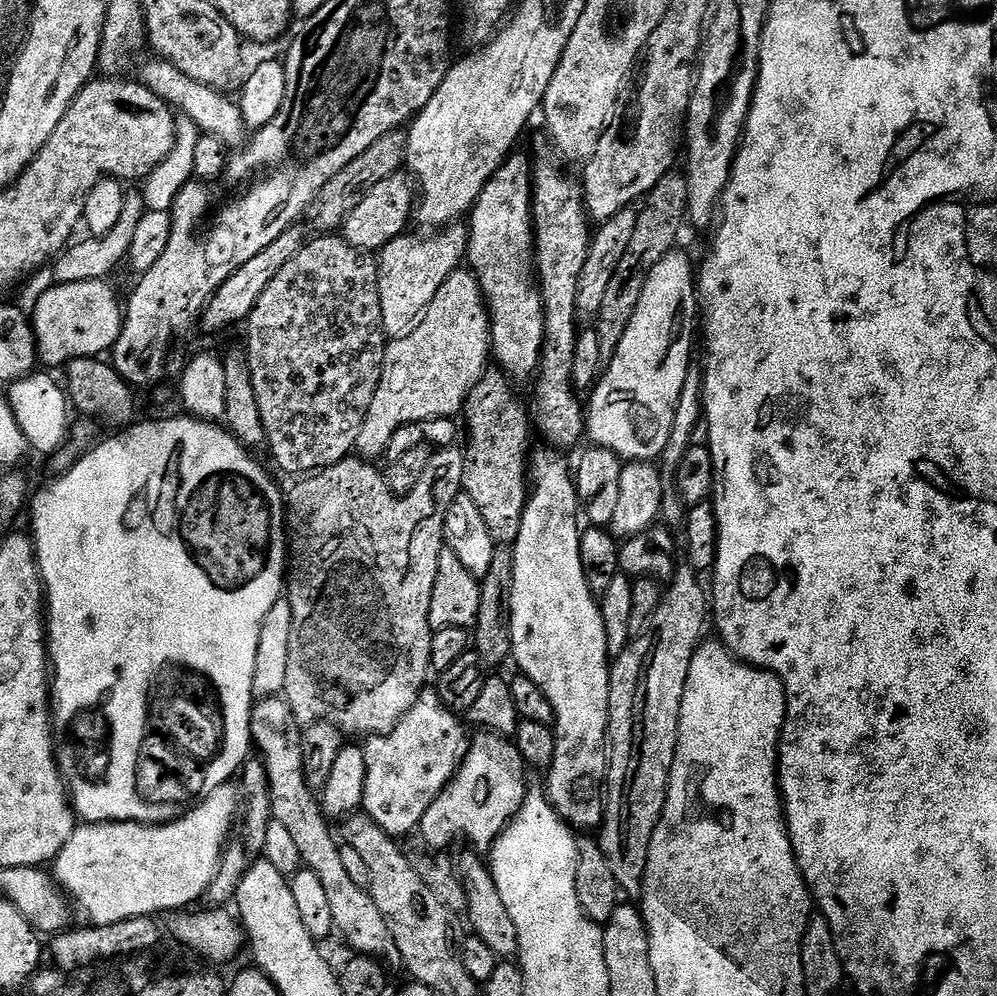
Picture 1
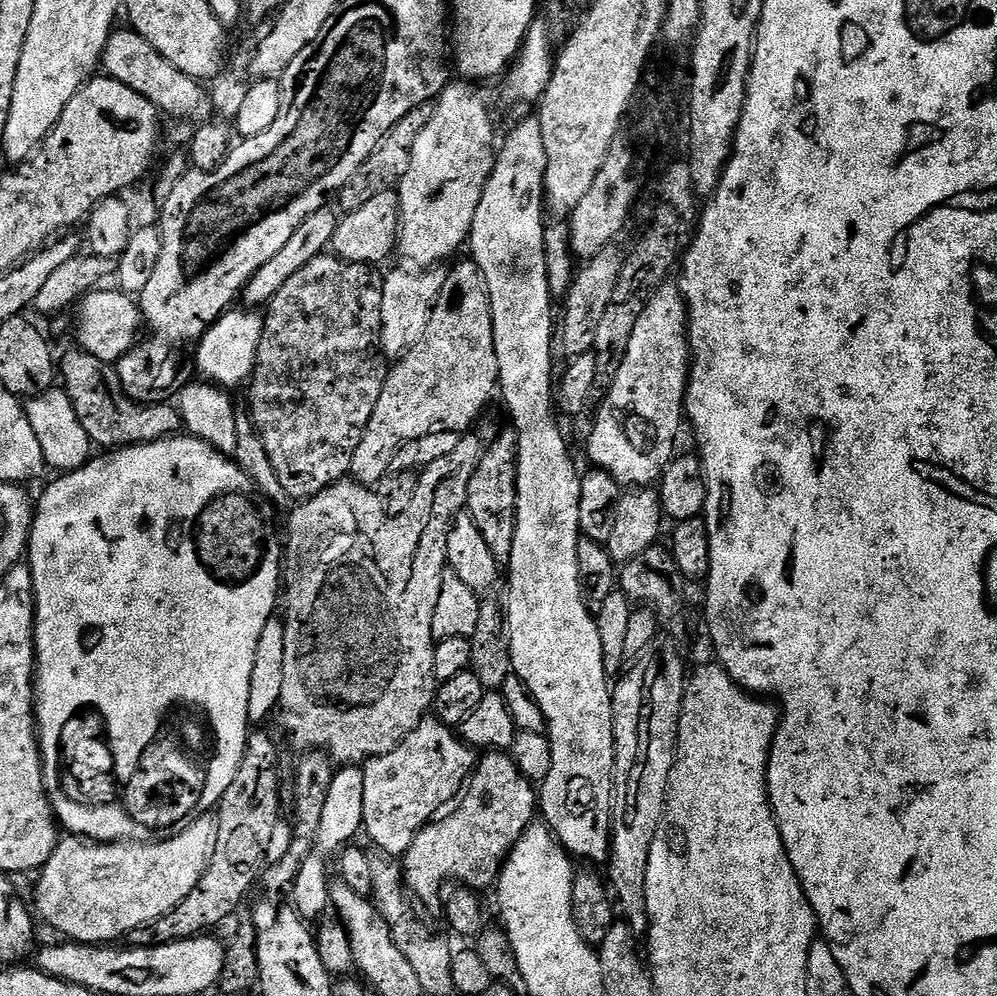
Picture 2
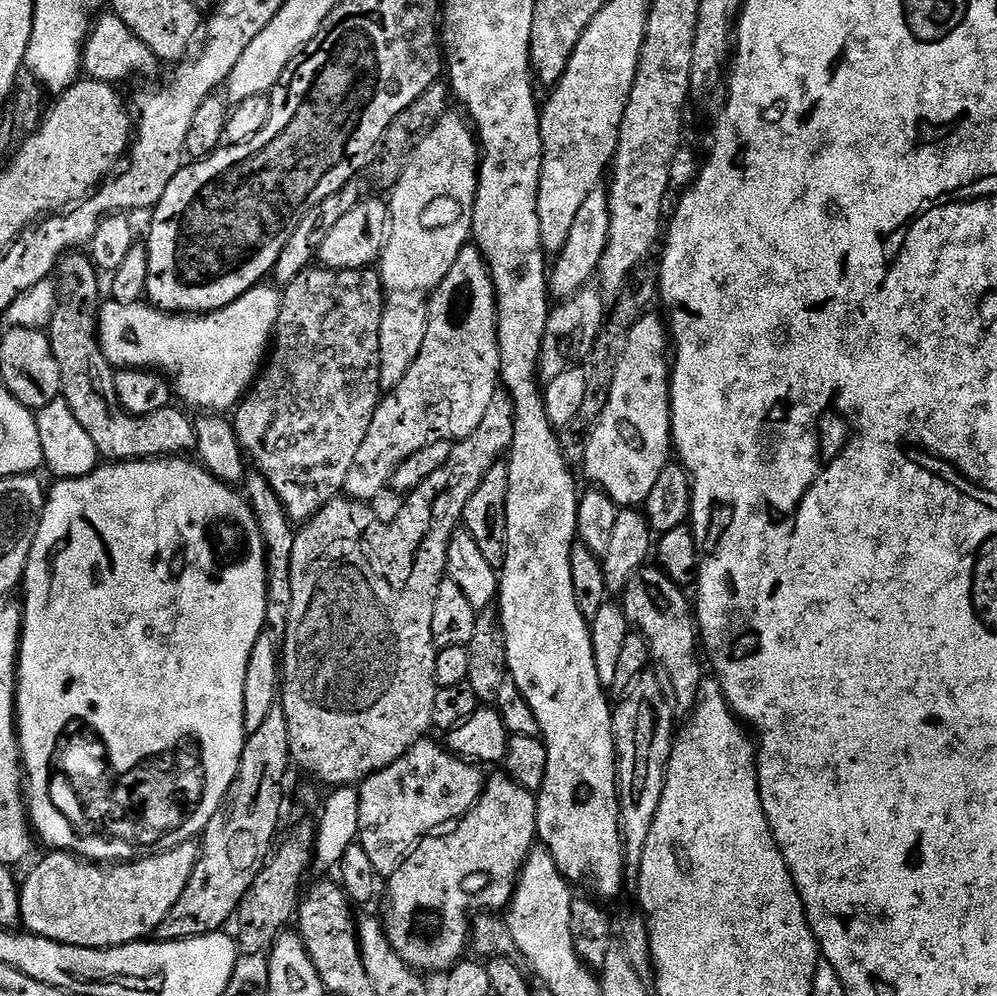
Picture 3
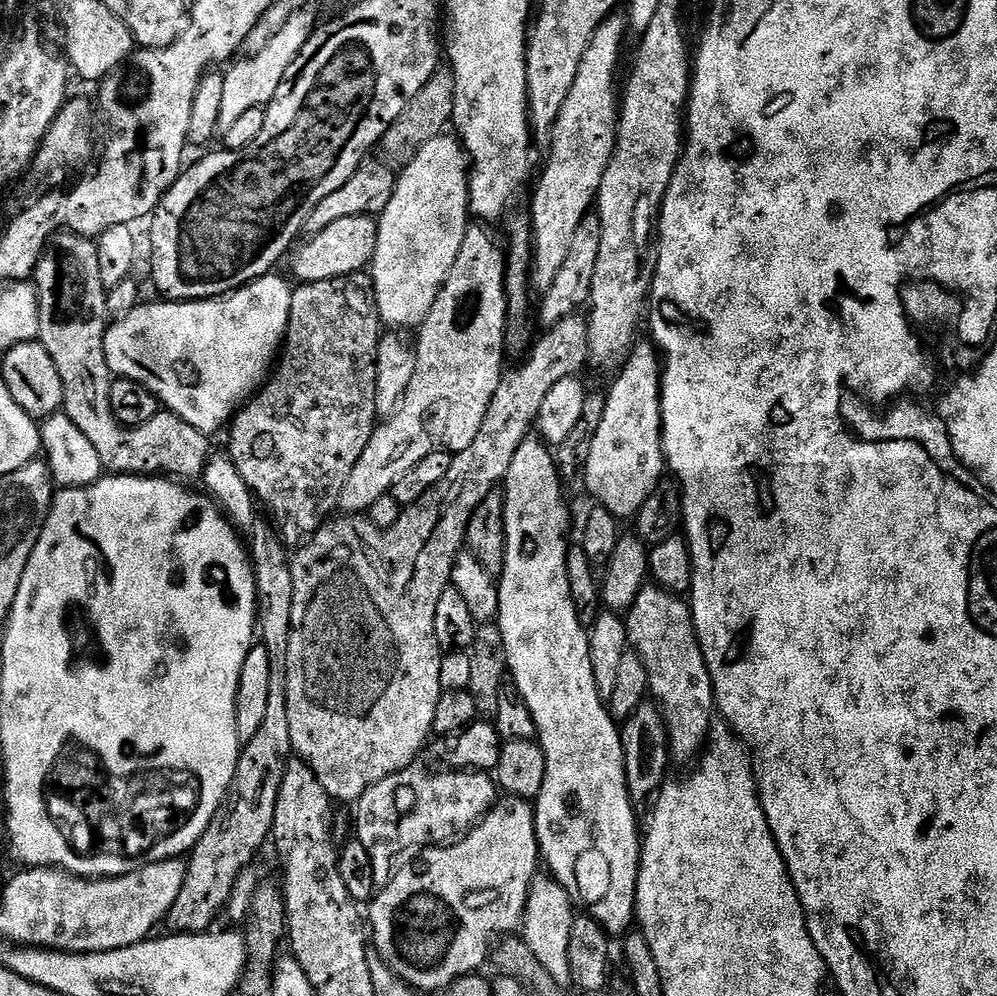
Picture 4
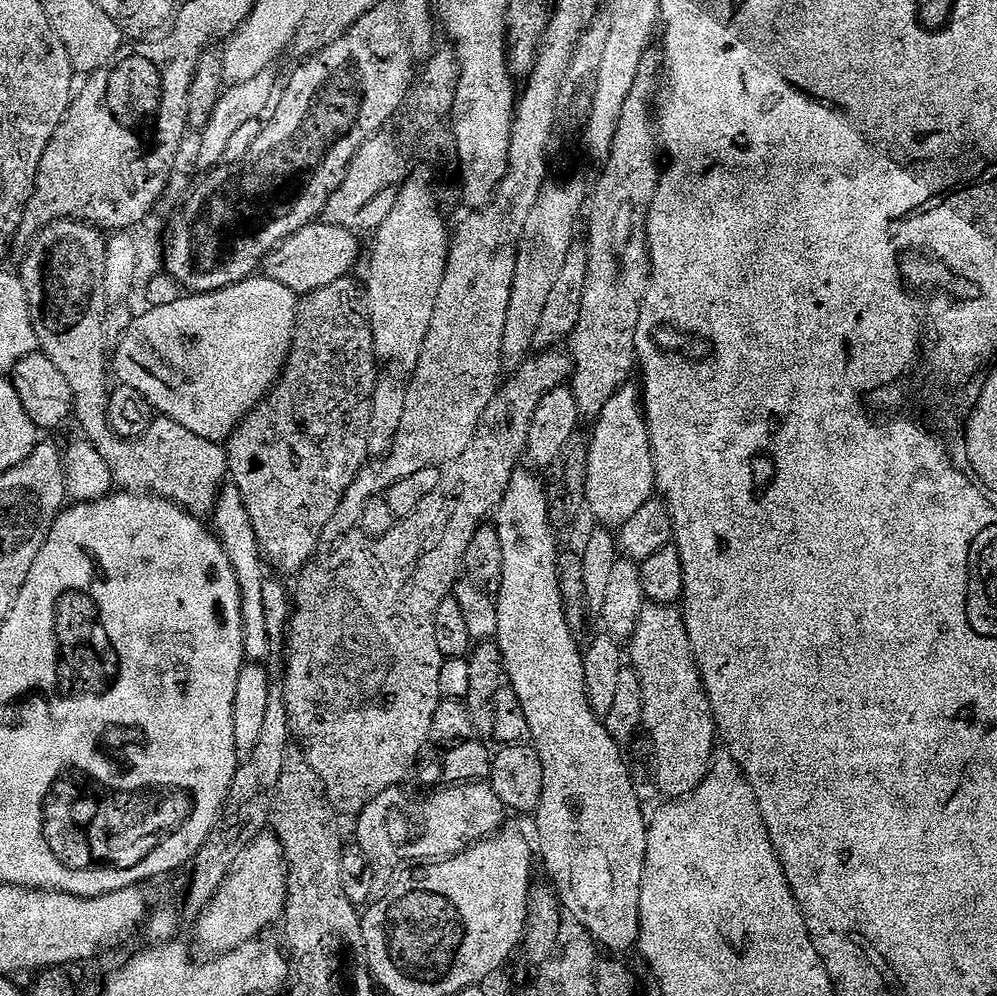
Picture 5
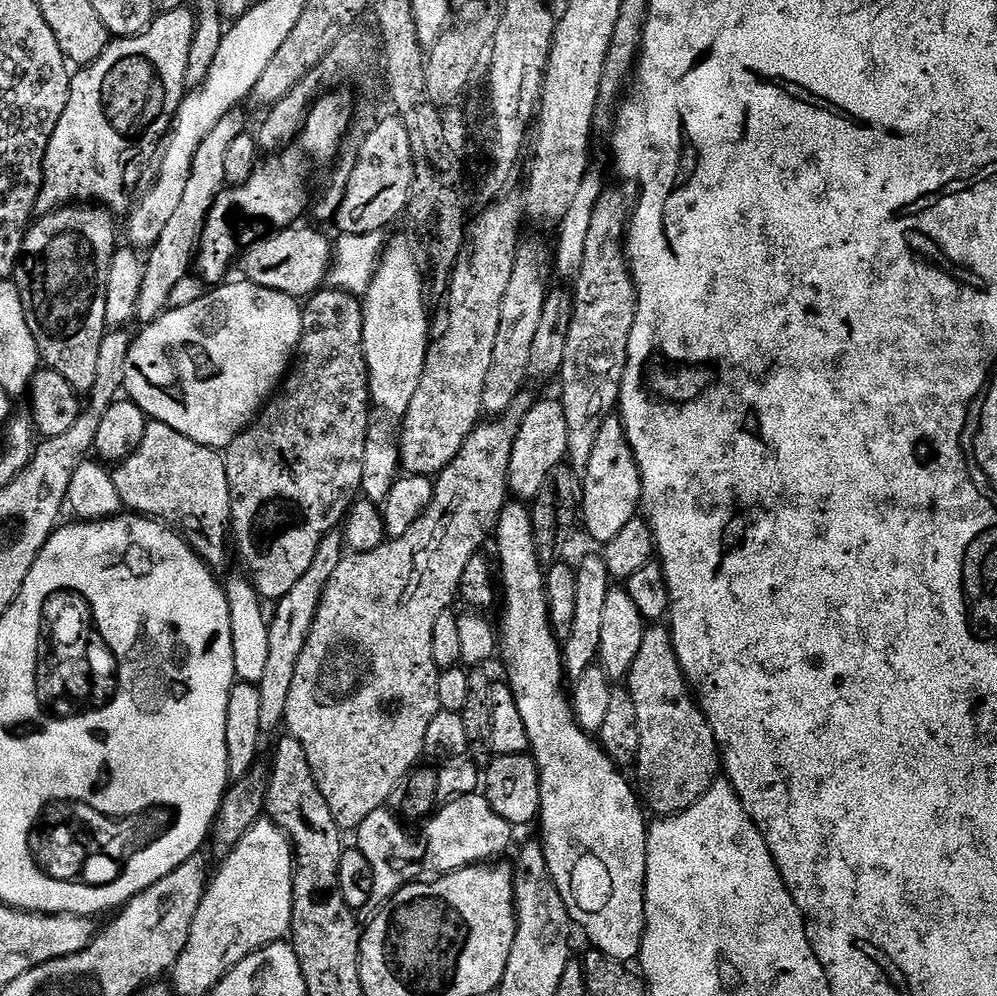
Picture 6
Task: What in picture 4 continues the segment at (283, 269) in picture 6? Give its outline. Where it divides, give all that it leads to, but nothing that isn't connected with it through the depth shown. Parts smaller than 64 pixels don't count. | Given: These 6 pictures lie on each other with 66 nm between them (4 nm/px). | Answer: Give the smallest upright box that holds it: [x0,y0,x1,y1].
[291,215,378,284]

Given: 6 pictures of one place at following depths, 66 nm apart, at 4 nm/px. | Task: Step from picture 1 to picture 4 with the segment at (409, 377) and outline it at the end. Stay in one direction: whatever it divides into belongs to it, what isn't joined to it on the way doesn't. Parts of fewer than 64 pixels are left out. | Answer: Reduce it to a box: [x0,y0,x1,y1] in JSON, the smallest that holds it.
[338,226,508,513]

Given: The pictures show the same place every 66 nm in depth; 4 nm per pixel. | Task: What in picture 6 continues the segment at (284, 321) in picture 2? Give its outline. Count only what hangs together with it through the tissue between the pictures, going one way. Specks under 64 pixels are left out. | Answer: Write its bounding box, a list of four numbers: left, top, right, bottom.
[224,286,374,602]

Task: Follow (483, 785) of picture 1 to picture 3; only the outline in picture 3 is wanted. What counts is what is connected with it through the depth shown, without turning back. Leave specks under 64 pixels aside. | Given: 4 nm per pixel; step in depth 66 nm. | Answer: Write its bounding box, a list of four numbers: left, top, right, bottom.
[382,770,538,974]

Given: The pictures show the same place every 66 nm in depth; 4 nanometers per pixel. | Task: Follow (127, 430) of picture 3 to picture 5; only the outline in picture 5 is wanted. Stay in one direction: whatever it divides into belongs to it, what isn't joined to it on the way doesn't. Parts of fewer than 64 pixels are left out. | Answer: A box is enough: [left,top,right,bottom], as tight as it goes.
[18,220,228,514]

